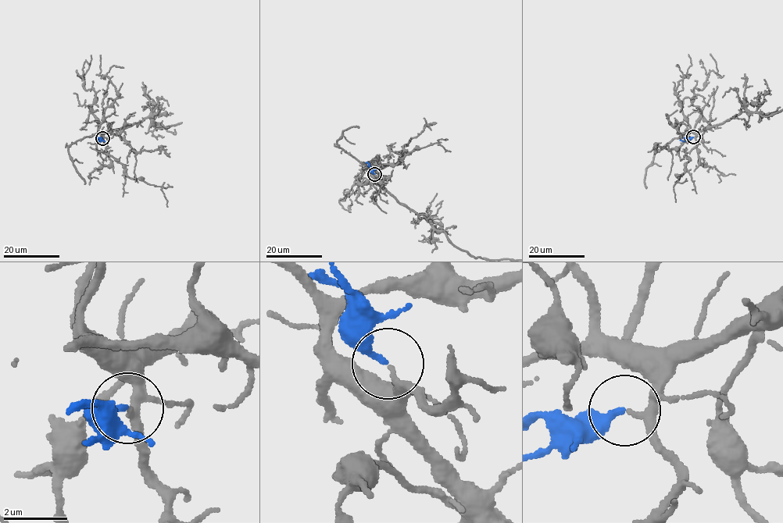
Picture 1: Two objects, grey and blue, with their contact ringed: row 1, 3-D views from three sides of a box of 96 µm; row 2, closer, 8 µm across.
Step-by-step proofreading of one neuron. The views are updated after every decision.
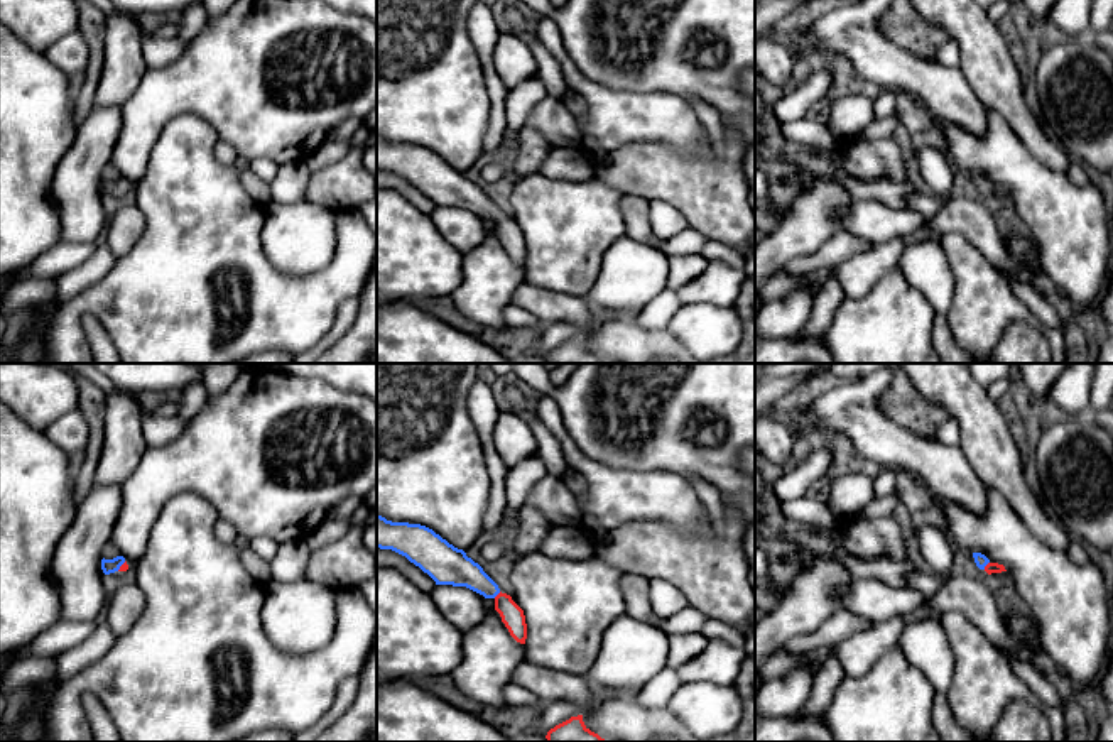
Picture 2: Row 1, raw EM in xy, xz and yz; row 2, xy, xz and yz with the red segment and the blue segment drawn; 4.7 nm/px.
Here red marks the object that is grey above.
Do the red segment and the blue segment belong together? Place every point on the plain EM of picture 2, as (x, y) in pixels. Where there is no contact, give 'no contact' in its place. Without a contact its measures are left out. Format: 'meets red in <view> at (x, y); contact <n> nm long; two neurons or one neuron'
meets red in yz at (987, 186); contact 50 nm long; one neuron

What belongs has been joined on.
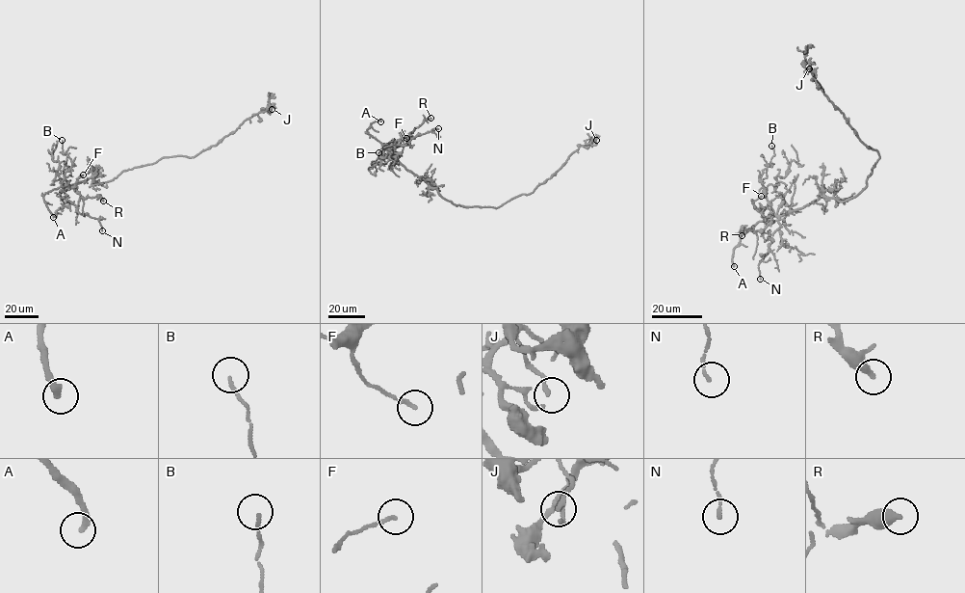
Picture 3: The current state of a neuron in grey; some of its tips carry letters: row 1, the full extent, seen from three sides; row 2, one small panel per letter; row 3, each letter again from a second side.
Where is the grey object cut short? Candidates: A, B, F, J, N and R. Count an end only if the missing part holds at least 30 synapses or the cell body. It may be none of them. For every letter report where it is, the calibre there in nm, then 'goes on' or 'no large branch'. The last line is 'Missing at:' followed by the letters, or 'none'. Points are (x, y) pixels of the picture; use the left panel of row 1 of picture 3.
A: place (53, 217); calibre 280 nm; goes on
B: place (62, 140); calibre 110 nm; no large branch
F: place (83, 175); calibre 160 nm; no large branch
J: place (272, 109); calibre 140 nm; no large branch
N: place (102, 230); calibre 130 nm; no large branch
R: place (103, 201); calibre 320 nm; no large branch
Missing at: A

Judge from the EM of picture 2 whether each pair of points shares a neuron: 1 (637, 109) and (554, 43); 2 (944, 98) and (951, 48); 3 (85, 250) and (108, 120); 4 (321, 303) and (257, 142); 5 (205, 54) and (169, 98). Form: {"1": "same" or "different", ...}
{"1": "same", "2": "different", "3": "different", "4": "different", "5": "same"}

